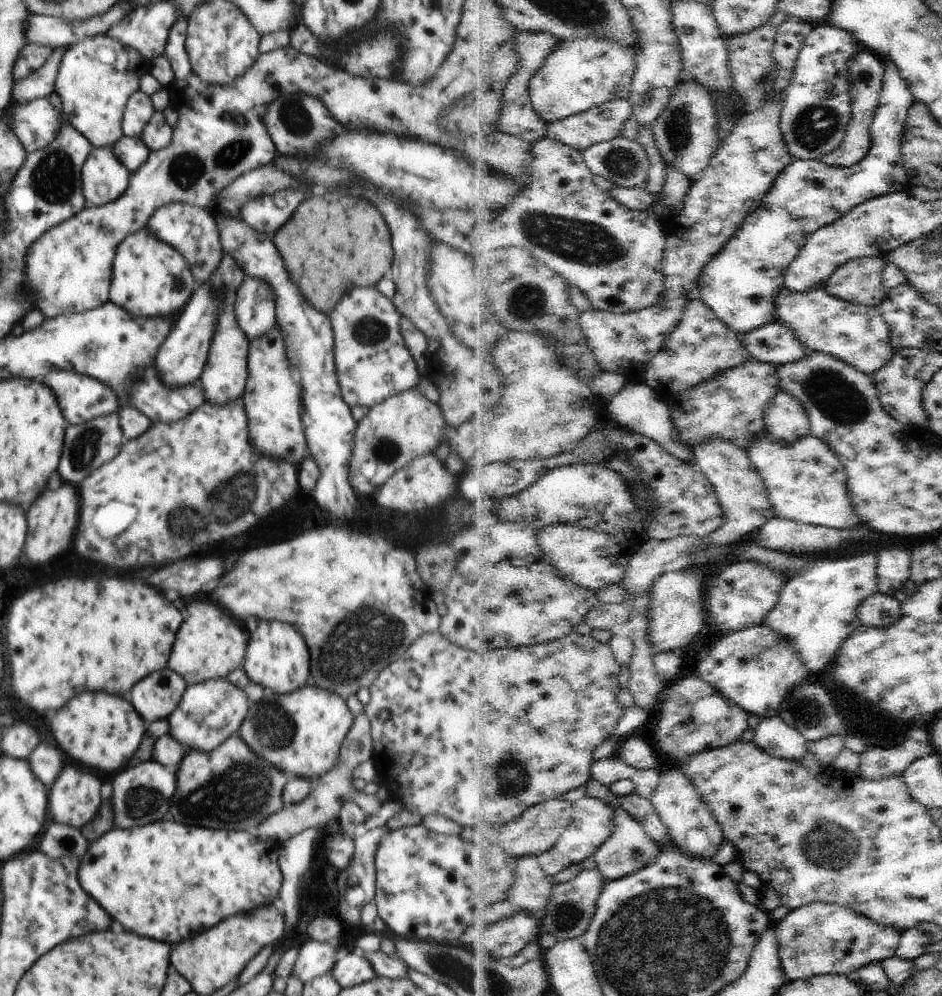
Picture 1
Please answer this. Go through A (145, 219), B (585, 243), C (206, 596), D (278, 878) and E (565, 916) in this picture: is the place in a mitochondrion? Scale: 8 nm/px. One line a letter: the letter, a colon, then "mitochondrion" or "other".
A: other
B: mitochondrion
C: other
D: other
E: mitochondrion

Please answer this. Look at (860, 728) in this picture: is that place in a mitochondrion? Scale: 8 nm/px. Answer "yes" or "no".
no

